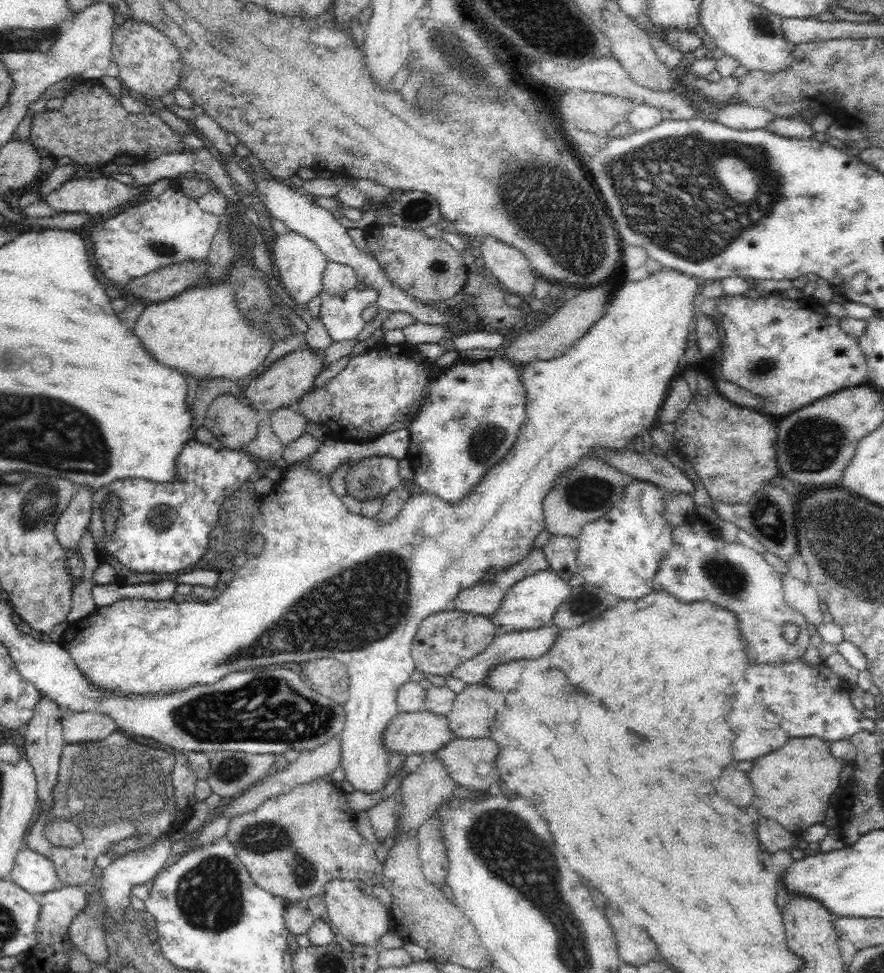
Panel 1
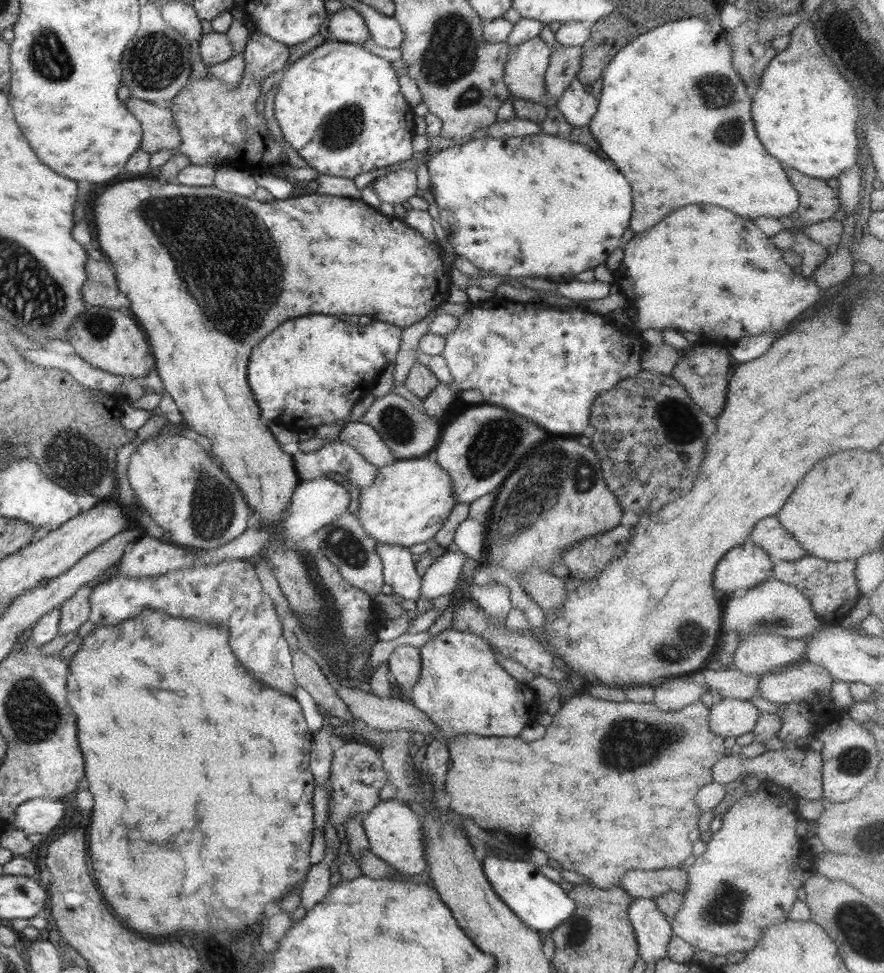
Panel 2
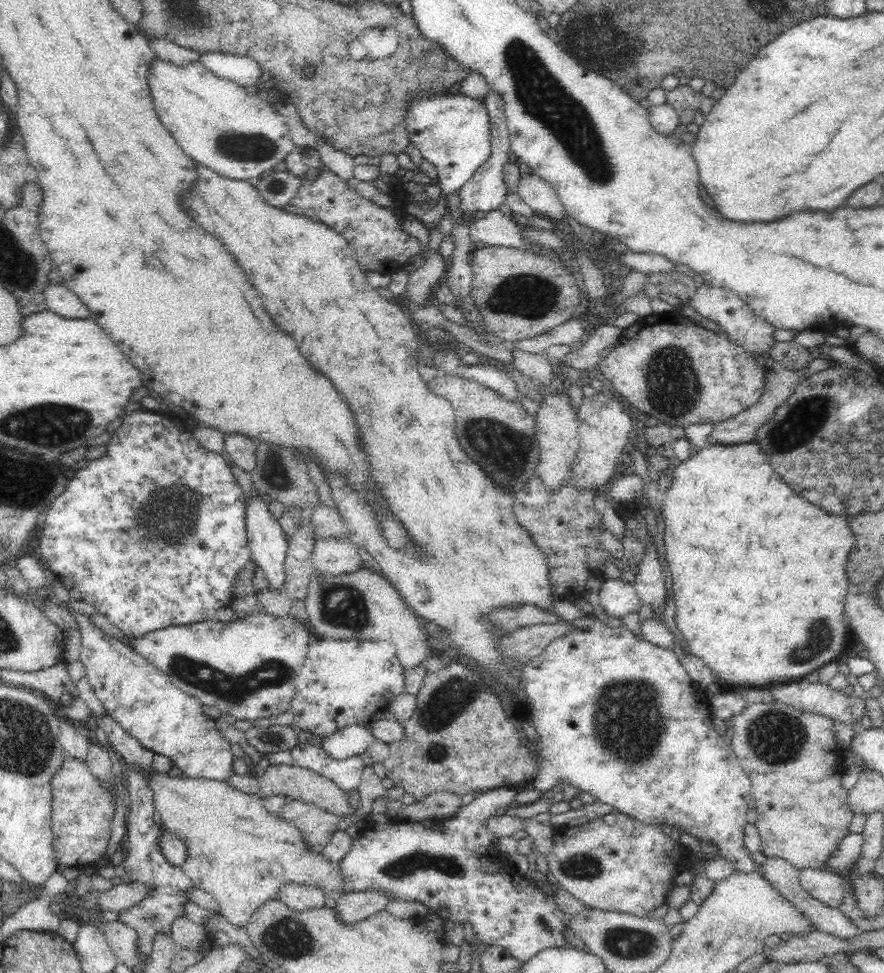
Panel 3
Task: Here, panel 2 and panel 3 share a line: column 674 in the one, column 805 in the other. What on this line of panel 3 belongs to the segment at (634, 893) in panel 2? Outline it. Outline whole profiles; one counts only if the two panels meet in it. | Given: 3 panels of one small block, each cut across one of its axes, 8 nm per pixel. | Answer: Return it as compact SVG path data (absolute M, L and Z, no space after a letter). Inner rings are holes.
M805 868L799 872L801 887L817 901L839 908L844 900L845 884L840 875L830 871Z

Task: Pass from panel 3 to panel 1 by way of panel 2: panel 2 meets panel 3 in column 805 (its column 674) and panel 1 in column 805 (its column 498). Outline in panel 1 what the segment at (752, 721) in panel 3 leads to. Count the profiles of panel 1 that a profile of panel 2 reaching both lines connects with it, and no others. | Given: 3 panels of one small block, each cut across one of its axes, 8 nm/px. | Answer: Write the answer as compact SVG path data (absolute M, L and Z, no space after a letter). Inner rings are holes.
M818 737L788 739L780 748L759 756L752 761L751 770L746 772L754 787L755 796L751 804L759 810L761 817L779 822L787 832L800 834L813 824L823 823L830 798L840 782L840 772L845 763L834 758L829 751L829 742Z

